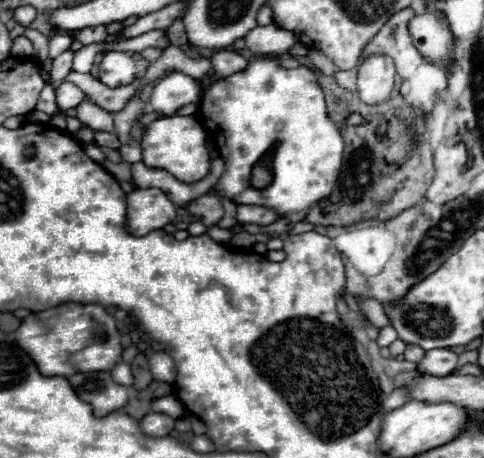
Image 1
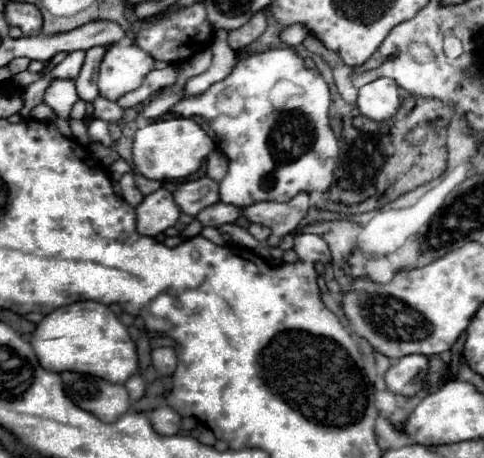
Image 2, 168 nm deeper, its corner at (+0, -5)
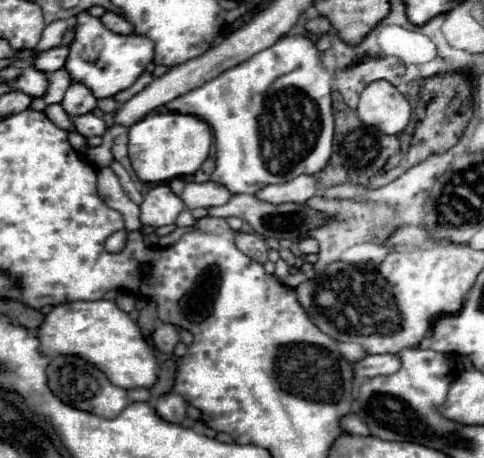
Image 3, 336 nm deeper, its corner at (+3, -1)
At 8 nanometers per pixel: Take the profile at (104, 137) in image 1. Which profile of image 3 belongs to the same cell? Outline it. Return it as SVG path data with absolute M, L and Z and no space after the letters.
M86 113L86 115L78 115L74 117L74 127L84 135L84 137L102 137L106 133L106 123L92 115L92 113Z

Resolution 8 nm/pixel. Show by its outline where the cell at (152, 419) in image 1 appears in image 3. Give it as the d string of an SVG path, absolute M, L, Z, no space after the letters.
M166 393L156 401L154 411L168 423L182 423L186 419L186 401L176 393Z

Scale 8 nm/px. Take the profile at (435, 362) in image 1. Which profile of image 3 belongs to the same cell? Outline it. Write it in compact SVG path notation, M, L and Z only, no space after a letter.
M366 355L362 361L354 363L354 371L360 377L394 375L402 367L398 355Z

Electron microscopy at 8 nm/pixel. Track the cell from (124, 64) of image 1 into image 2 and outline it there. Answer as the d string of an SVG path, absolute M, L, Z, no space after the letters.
M113 43L105 51L99 67L99 95L117 101L117 97L139 89L155 59L137 45Z

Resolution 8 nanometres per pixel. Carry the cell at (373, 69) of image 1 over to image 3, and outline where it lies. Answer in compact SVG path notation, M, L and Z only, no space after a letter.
M388 81L370 83L358 103L358 115L366 125L380 129L382 133L400 133L410 119L410 105L404 95Z

